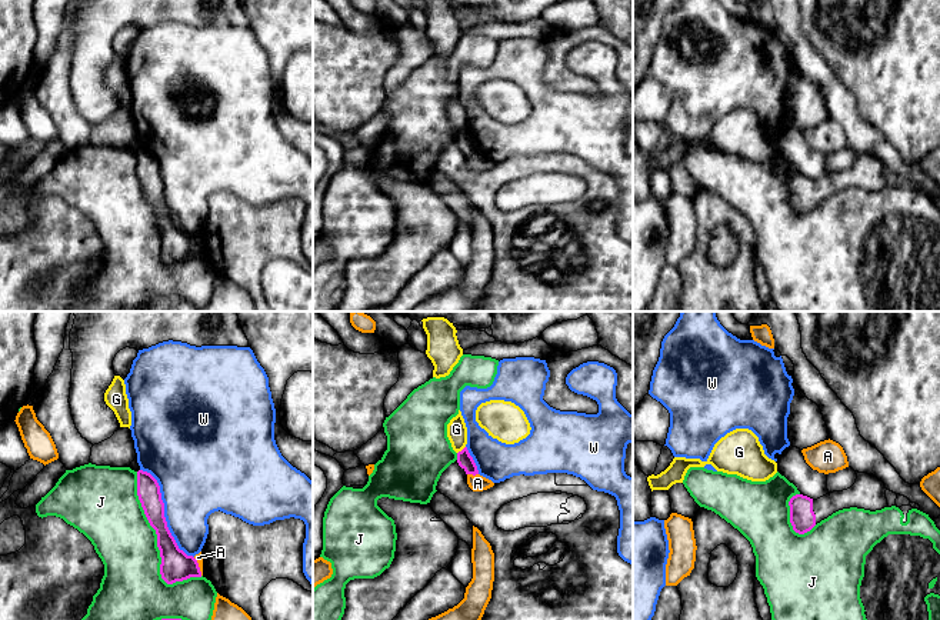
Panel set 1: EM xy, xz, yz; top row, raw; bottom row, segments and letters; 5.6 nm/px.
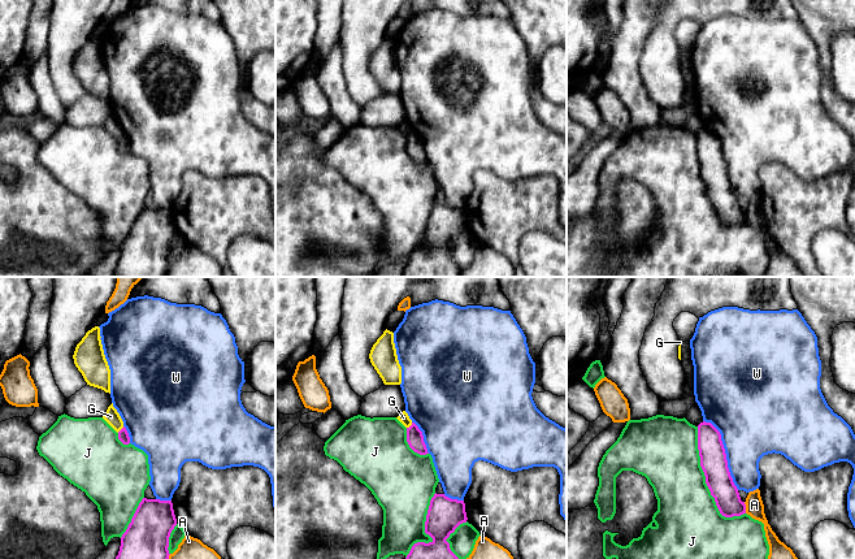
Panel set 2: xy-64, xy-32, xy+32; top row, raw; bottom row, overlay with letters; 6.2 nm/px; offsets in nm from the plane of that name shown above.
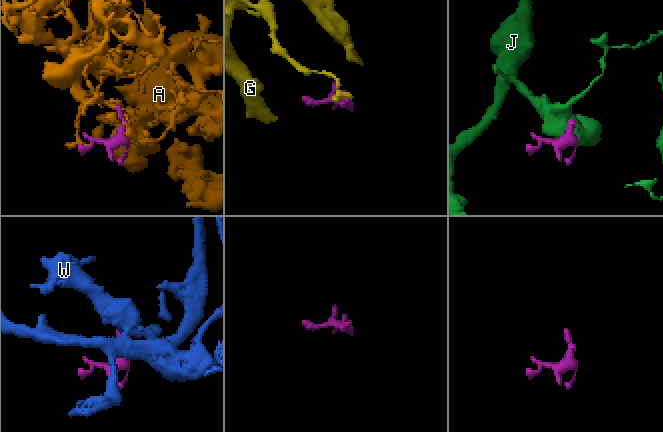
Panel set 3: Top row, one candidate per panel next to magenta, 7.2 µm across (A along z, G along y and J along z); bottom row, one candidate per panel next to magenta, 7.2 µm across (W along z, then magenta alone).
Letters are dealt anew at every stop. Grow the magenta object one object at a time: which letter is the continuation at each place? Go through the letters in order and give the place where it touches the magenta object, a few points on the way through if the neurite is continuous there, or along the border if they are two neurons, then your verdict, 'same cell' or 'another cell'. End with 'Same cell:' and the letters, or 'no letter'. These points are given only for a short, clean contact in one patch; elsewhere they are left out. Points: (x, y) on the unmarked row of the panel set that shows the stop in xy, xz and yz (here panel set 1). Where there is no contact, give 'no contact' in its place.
A: xz (473, 154) | another cell
G: xz (462, 130) | along xz (464, 126), (457, 133) | another cell
J: xy (157, 224) | another cell
W: xy (163, 193) | another cell
Same cell: no letter

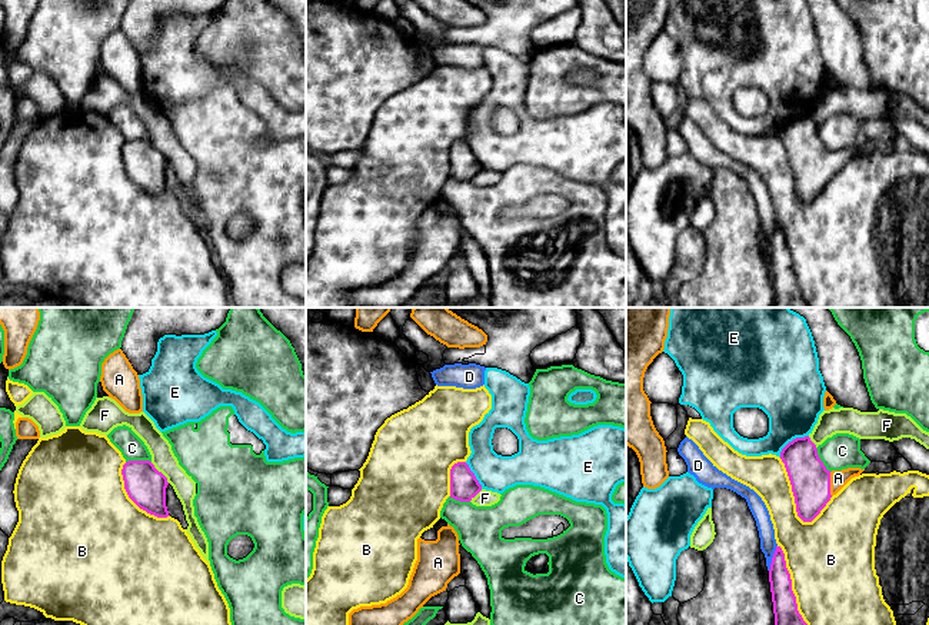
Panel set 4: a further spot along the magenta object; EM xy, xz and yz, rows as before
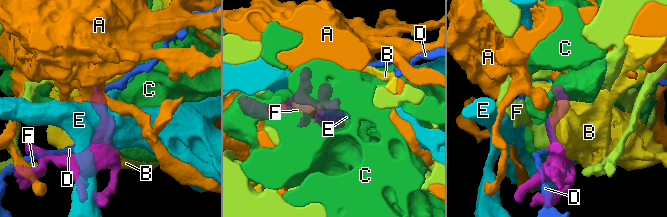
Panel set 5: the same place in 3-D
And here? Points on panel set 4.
A: yz (829, 163) | same cell
B: yz (793, 173) | another cell
C: xy (137, 140) | another cell
D: yz (772, 238) | another cell
E: yz (792, 120) | another cell
F: xy (160, 152) | another cell
Same cell: A

